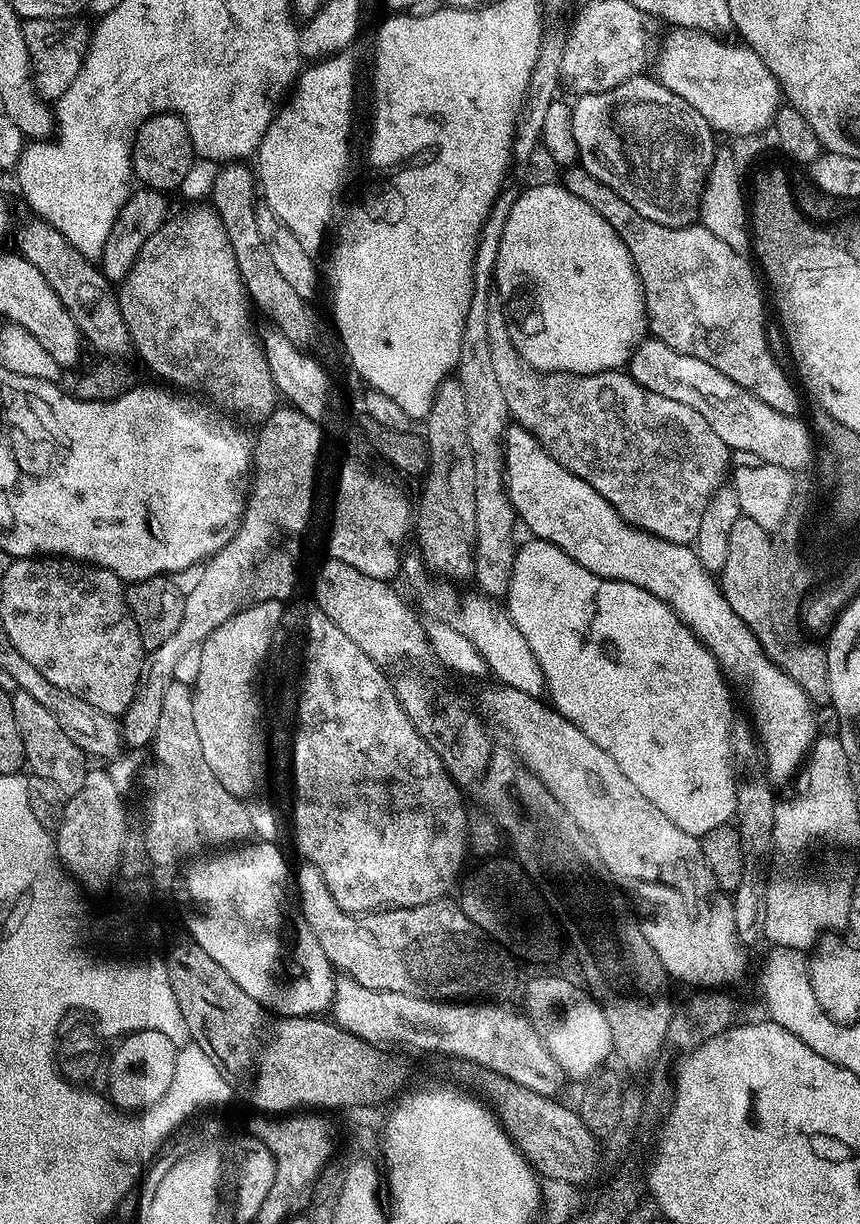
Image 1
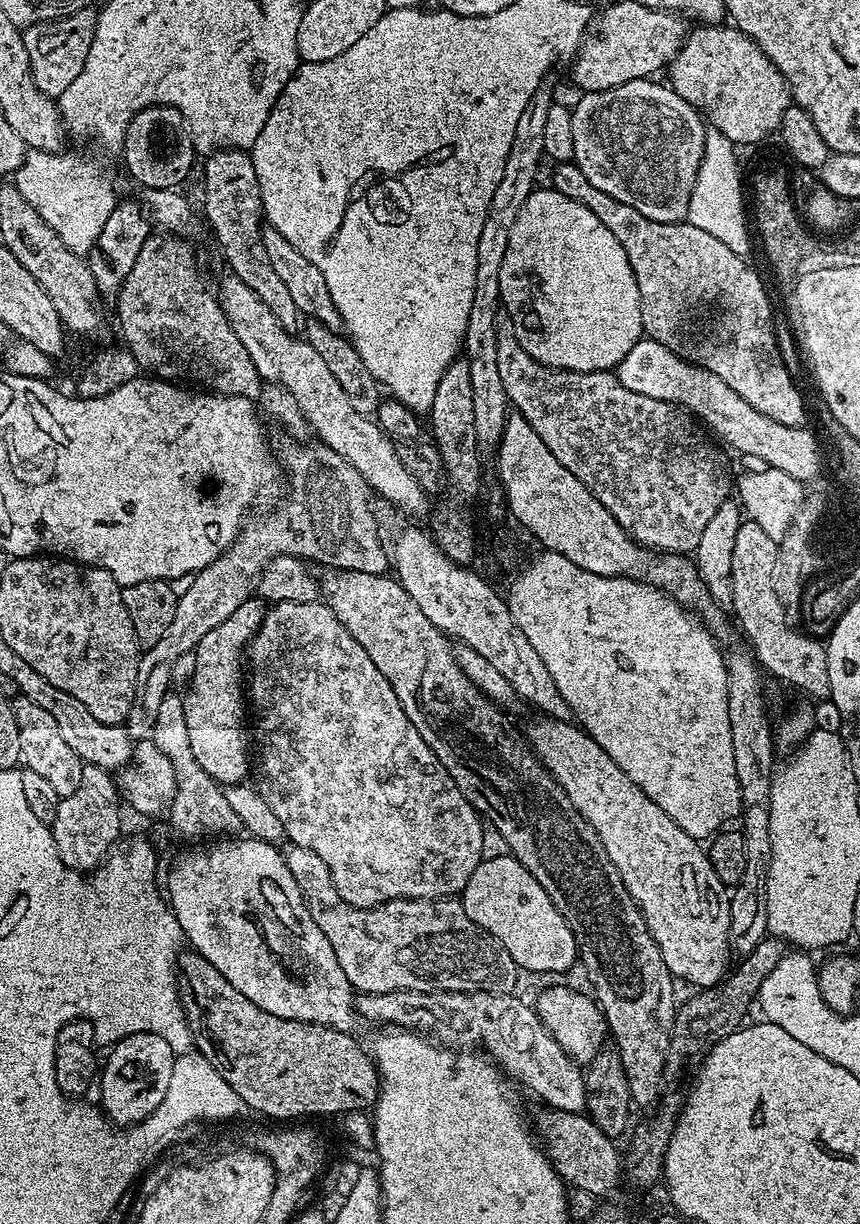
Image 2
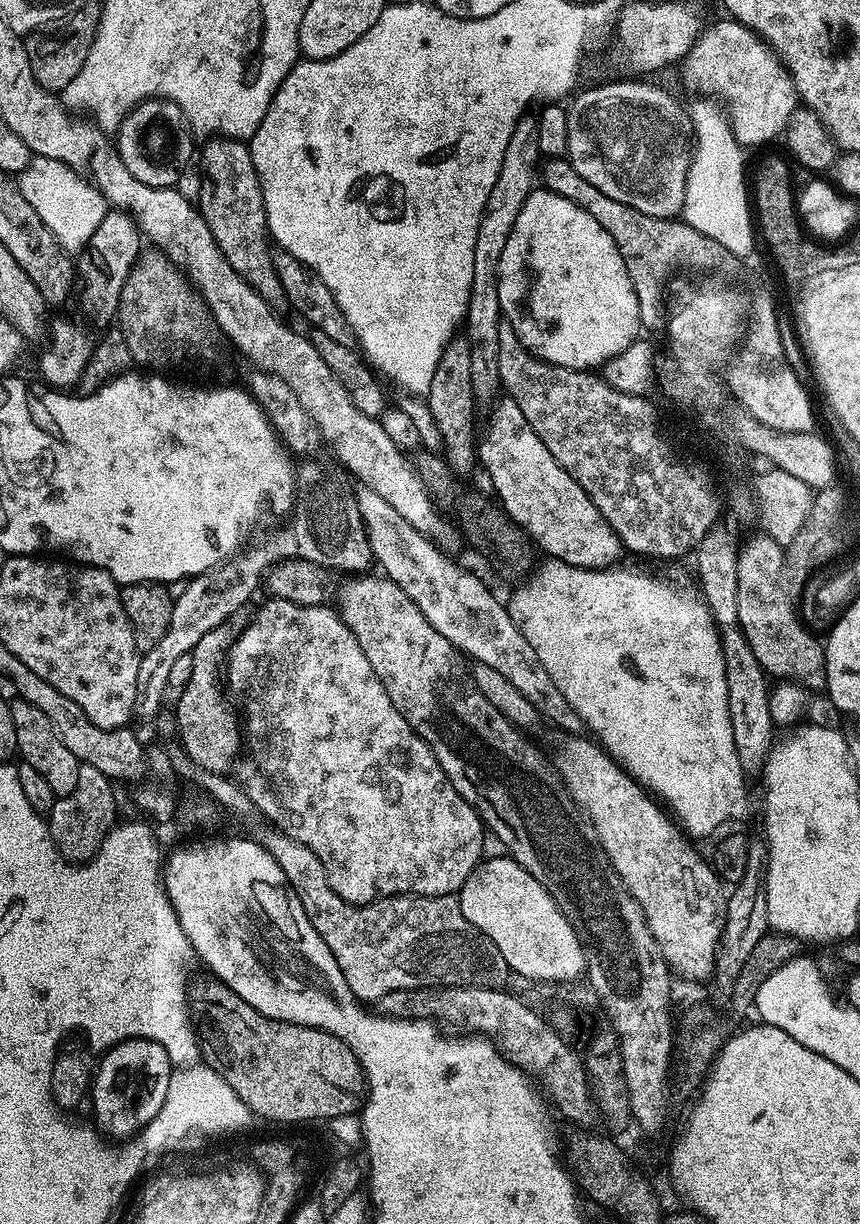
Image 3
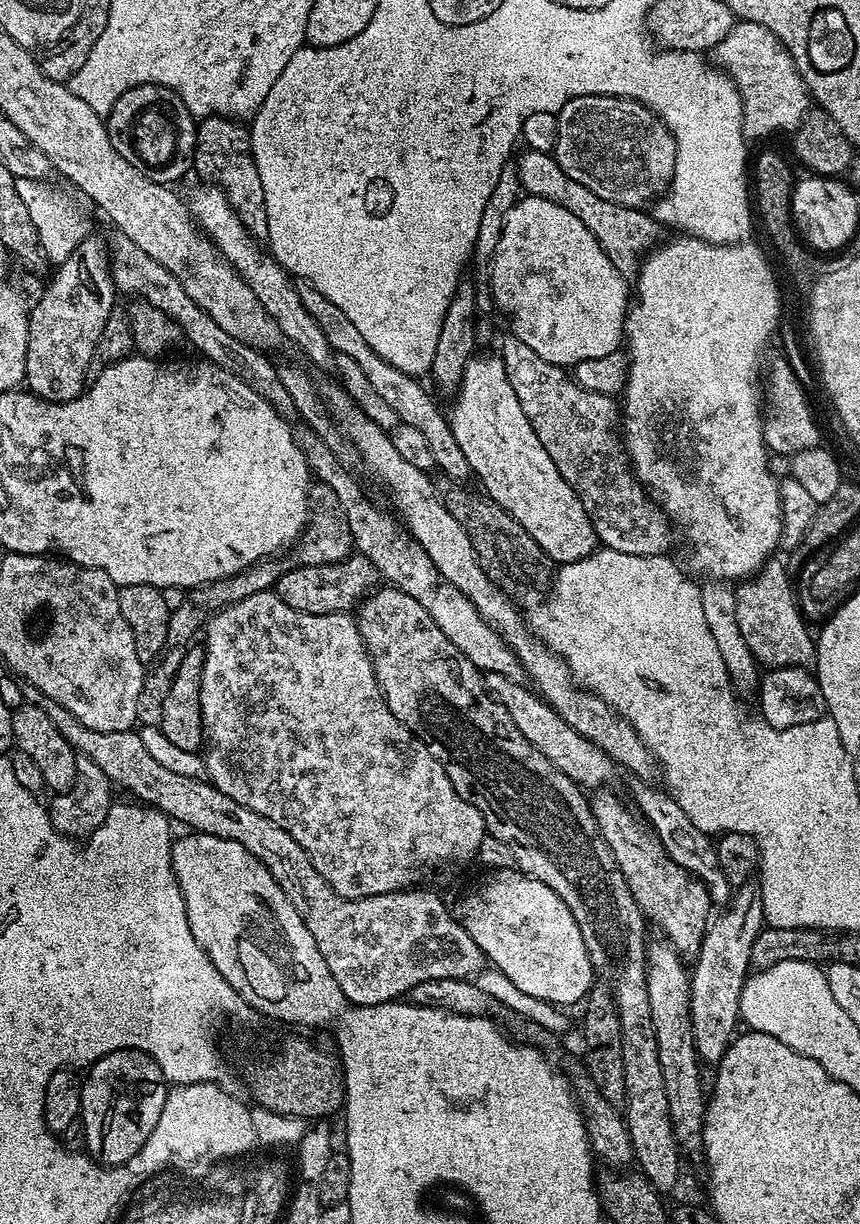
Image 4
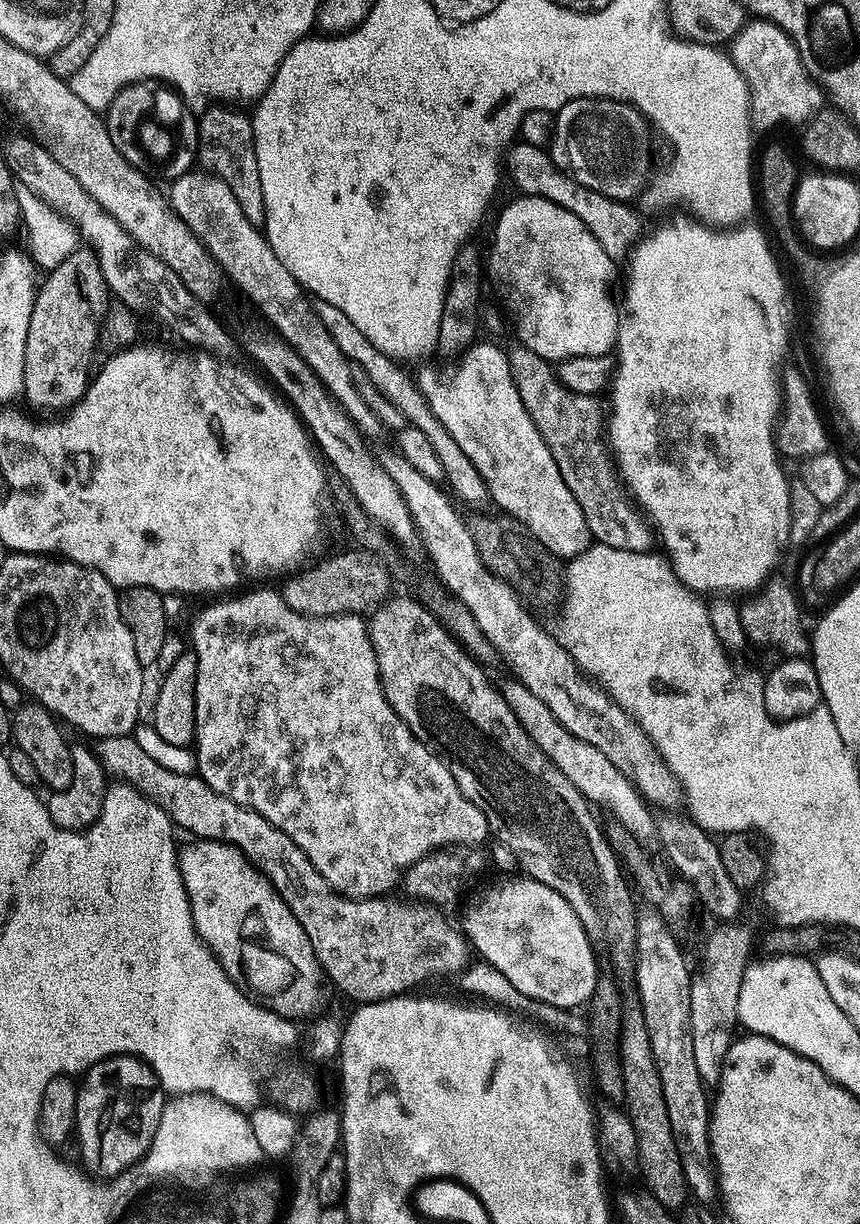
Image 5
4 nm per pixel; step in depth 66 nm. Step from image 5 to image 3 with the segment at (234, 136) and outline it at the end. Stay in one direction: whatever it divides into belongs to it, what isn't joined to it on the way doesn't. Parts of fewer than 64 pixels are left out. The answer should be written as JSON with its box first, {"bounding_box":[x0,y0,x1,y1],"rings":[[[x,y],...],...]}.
{"bounding_box":[198,134,284,306],"rings":[[[221,134],[213,135],[203,141],[204,149],[199,149],[198,164],[200,160],[200,172],[204,175],[204,185],[200,188],[200,200],[198,207],[206,226],[210,226],[210,234],[214,234],[214,242],[222,250],[226,262],[237,274],[252,287],[266,303],[271,306],[278,305],[284,297],[280,275],[272,261],[274,241],[268,235],[268,219],[266,218],[266,206],[262,198],[262,186],[258,182],[258,174],[254,170],[251,147],[243,140],[234,140],[230,136]]]}

